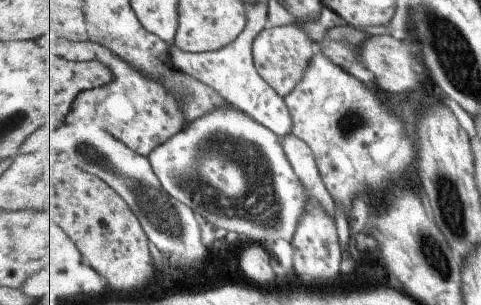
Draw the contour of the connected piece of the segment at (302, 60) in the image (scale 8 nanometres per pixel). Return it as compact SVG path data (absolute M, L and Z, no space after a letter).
M317 17L296 19L297 24L263 30L252 45L254 62L261 77L283 98L287 97L303 81L312 59L317 54L317 43L305 33L301 22L317 21Z

